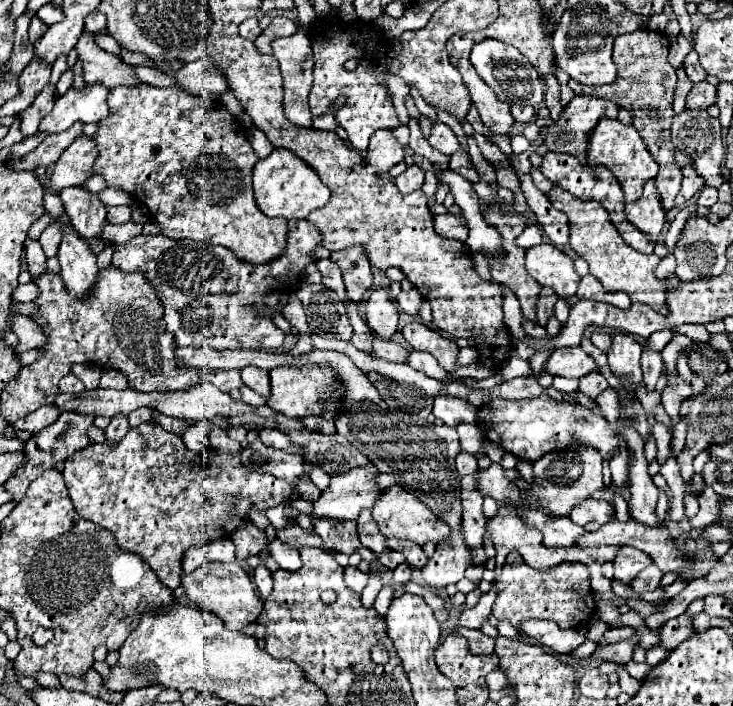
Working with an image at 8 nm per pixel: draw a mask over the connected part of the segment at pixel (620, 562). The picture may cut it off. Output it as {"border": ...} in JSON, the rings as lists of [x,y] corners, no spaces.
{"border":[[[624,546],[618,556],[614,558],[614,580],[620,580],[624,584],[630,584],[632,578],[648,568],[652,564],[652,558],[648,558],[648,554],[644,554],[642,550]]]}

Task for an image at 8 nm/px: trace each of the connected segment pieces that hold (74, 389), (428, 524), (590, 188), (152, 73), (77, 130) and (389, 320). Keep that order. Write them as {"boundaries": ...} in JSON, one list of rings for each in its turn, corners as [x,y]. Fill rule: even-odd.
{"boundaries":[[[[66,374],[62,380],[60,380],[60,392],[72,392],[72,394],[80,394],[84,390],[84,384],[82,380],[76,376],[76,374]]],[[[394,484],[390,488],[384,488],[380,492],[380,496],[376,498],[374,502],[374,508],[372,508],[372,516],[376,518],[376,524],[380,526],[380,532],[386,536],[386,538],[404,538],[404,540],[412,540],[416,544],[426,544],[426,542],[442,542],[448,538],[450,534],[450,528],[440,522],[430,508],[426,508],[418,498],[414,498],[412,492],[404,490],[400,484]]],[[[548,152],[544,154],[540,172],[550,178],[556,186],[562,186],[564,190],[568,190],[570,194],[574,194],[580,200],[596,200],[600,202],[608,214],[612,224],[616,226],[616,230],[622,234],[622,238],[626,240],[626,244],[630,244],[634,250],[642,252],[642,254],[654,254],[654,244],[650,244],[644,234],[640,230],[636,230],[636,226],[632,226],[624,214],[624,196],[620,190],[620,184],[616,182],[614,174],[606,168],[606,166],[588,166],[588,164],[580,164],[578,158],[570,156],[570,154],[562,154],[562,152]]],[[[134,67],[134,72],[142,82],[146,82],[156,87],[167,88],[173,87],[175,84],[174,79],[171,76],[166,76],[166,74],[157,72],[150,67]]],[[[76,122],[76,124],[72,124],[66,132],[60,132],[60,134],[52,134],[52,136],[48,136],[34,152],[30,152],[30,154],[26,154],[26,156],[22,156],[22,158],[16,158],[16,160],[10,160],[8,162],[8,168],[10,170],[36,170],[36,168],[40,168],[40,166],[44,166],[44,168],[48,168],[48,166],[52,166],[56,160],[58,160],[58,156],[76,140],[76,138],[80,138],[82,136],[82,122]]],[[[384,288],[370,290],[366,300],[366,324],[378,338],[390,340],[398,330],[398,310]]]]}

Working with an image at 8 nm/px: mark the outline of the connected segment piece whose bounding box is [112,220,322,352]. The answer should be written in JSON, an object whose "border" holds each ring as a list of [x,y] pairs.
{"border":[[[290,220],[288,222],[288,246],[280,258],[268,264],[250,266],[240,262],[230,250],[224,250],[222,246],[210,246],[204,242],[194,240],[170,240],[166,236],[136,236],[128,240],[126,244],[114,246],[112,264],[118,270],[126,272],[142,272],[144,278],[152,284],[156,290],[156,296],[160,298],[164,306],[164,320],[166,328],[174,334],[178,346],[208,346],[214,350],[278,350],[284,342],[284,332],[272,322],[268,316],[258,316],[258,312],[270,312],[272,308],[266,304],[266,296],[272,290],[278,290],[284,286],[284,282],[290,280],[290,286],[298,284],[304,268],[314,262],[314,250],[322,246],[320,232],[312,222],[308,220]]]}

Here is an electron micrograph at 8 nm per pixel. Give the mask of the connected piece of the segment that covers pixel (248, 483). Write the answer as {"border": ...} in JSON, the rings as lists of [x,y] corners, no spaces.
{"border":[[[152,422],[130,428],[116,446],[102,442],[78,450],[64,462],[62,474],[74,510],[84,520],[110,530],[116,536],[118,546],[138,554],[154,570],[158,580],[170,590],[180,586],[184,550],[196,544],[214,542],[222,536],[230,536],[236,526],[246,522],[254,510],[264,514],[268,508],[286,504],[294,494],[294,488],[288,482],[270,474],[248,470],[240,462],[240,452],[216,452],[214,448],[208,448],[206,452],[196,454],[184,446],[178,434],[168,432]]]}

